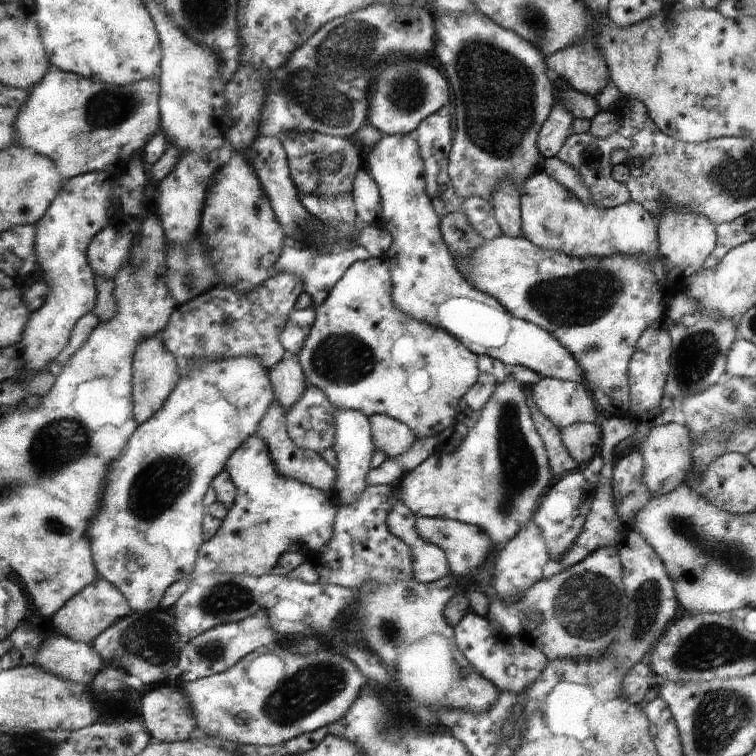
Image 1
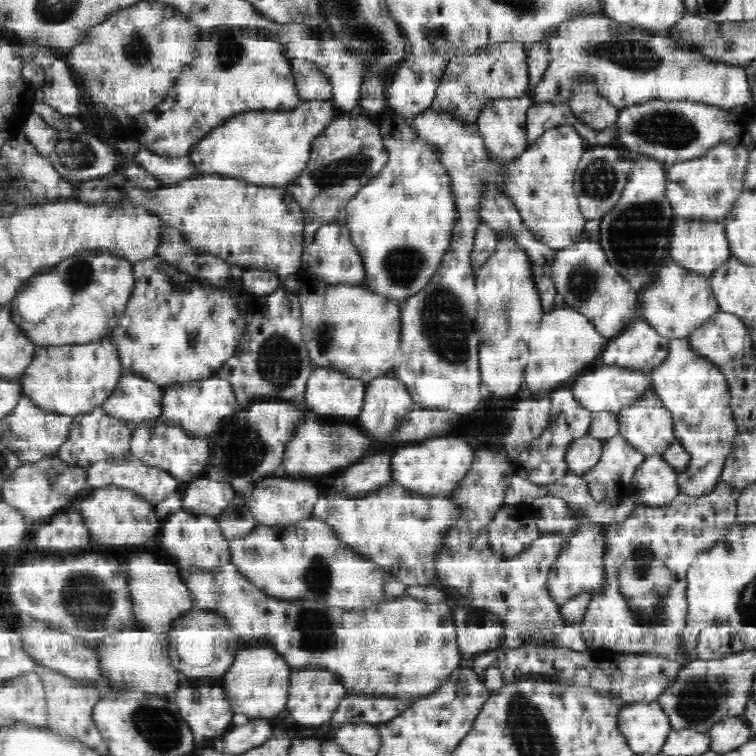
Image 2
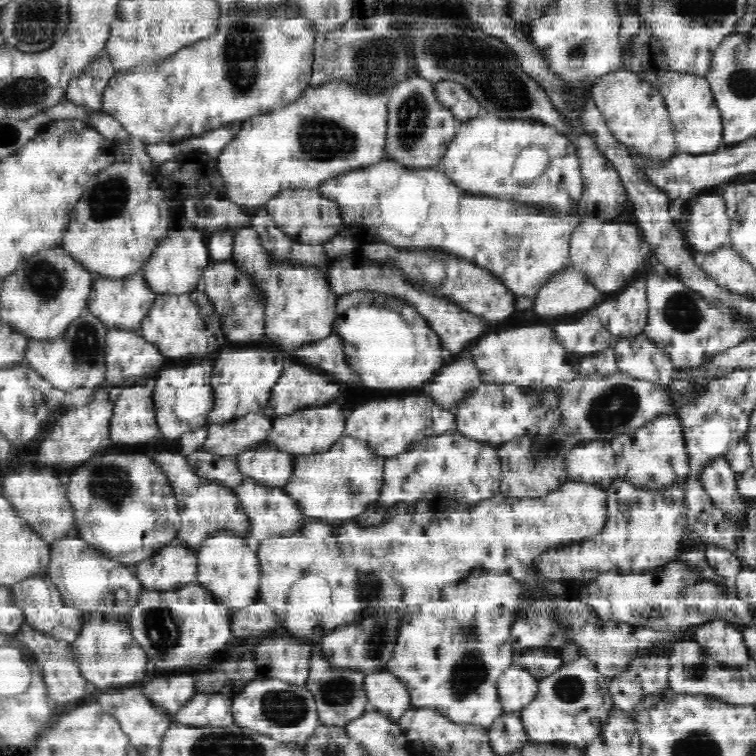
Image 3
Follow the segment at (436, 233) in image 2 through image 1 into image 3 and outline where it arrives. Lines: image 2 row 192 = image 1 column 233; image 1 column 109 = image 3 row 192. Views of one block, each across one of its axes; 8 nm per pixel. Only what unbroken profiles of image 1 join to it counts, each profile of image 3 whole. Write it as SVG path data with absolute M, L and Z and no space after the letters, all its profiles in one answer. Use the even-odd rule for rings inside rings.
M492 113L468 119L460 126L440 168L452 183L472 194L484 194L500 200L514 198L528 204L556 204L559 215L562 216L578 213L579 205L583 205L583 180L578 152L566 135L539 121L502 119ZM528 146L544 148L550 161L540 176L518 182L516 178L512 178L512 170L520 152Z

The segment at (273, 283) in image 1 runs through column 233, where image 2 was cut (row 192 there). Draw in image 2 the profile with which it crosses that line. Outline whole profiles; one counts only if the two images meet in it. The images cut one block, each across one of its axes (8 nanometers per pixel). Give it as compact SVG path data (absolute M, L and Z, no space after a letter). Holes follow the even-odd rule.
M354 111L343 114L326 126L325 132L314 140L307 168L296 180L285 185L305 218L304 246L314 238L321 226L346 222L349 201L365 184L380 175L388 160L376 120L364 113Z

